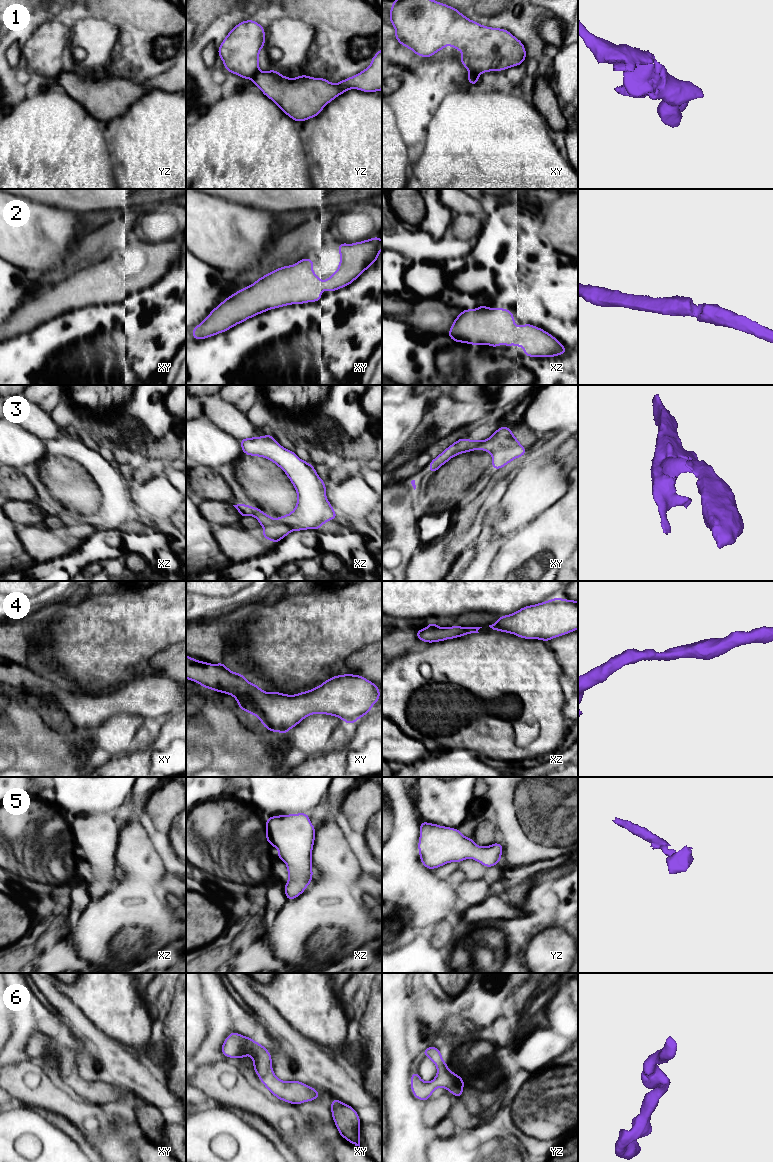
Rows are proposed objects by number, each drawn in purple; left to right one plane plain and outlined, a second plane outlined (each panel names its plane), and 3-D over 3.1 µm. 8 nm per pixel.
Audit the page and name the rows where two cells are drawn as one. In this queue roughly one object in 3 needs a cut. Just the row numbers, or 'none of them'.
1, 3

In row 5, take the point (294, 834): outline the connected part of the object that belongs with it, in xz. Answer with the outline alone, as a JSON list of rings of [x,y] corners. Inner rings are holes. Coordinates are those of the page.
[[[308,813],[277,815],[266,818],[266,842],[271,847],[278,847],[277,857],[287,866],[288,881],[284,886],[284,893],[288,901],[300,896],[311,883],[313,878],[312,851],[316,836],[316,829],[310,821]]]

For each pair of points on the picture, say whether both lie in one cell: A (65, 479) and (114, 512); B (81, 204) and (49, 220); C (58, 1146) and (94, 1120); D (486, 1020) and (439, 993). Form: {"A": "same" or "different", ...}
{"A": "same", "B": "different", "C": "different", "D": "different"}

